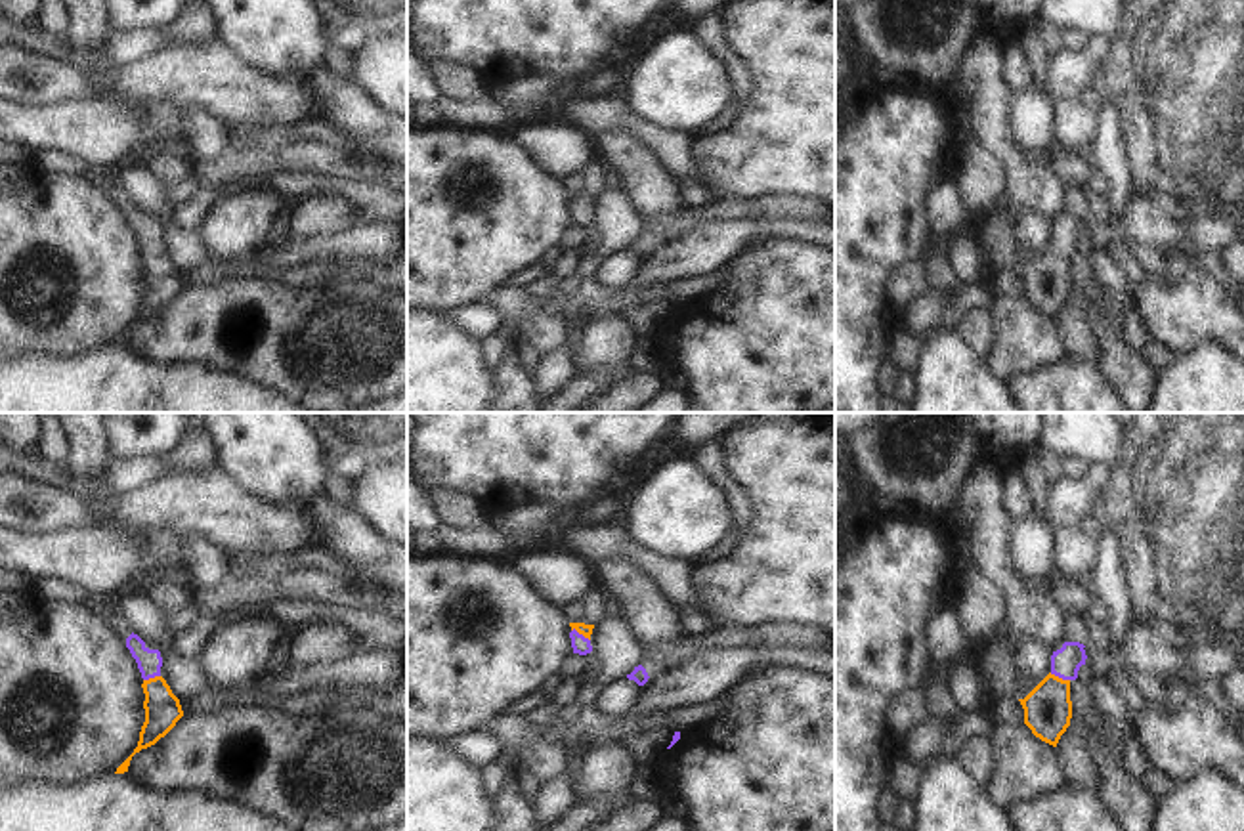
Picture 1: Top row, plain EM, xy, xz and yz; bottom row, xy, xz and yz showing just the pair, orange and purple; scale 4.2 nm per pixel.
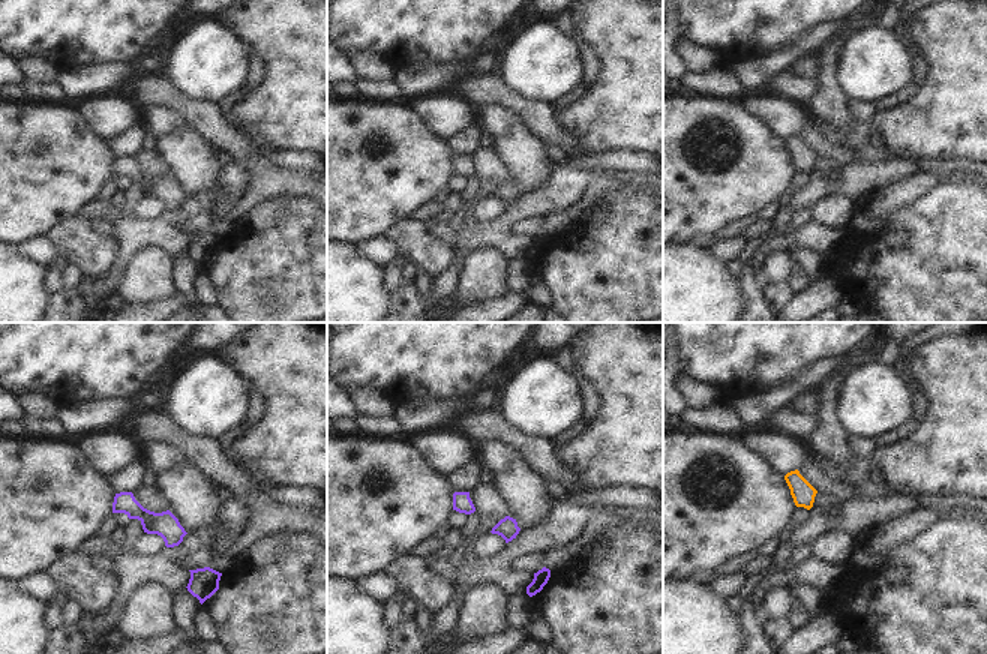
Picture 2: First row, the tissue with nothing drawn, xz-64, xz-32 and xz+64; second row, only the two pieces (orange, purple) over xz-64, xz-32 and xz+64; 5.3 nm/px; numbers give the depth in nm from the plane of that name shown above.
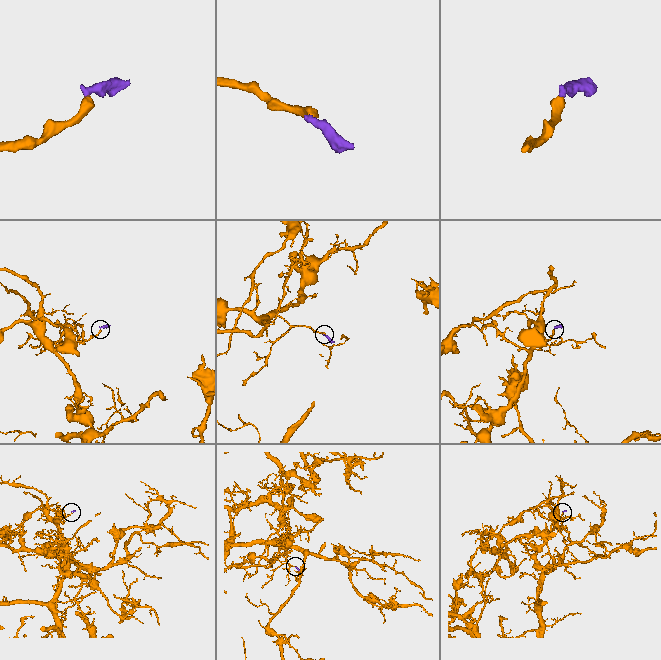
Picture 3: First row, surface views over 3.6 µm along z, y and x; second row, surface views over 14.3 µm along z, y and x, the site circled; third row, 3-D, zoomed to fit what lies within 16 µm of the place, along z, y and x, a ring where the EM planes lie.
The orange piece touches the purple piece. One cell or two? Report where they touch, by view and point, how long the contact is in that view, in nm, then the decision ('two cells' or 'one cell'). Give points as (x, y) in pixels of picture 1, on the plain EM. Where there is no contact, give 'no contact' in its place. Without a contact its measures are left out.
contact yz (1057, 249); length 90 nm; one cell

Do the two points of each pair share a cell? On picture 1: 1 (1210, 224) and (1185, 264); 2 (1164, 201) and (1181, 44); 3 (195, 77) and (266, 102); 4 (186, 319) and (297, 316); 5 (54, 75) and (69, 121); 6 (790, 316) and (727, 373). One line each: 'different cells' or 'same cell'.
1: same cell
2: different cells
3: same cell
4: same cell
5: different cells
6: same cell

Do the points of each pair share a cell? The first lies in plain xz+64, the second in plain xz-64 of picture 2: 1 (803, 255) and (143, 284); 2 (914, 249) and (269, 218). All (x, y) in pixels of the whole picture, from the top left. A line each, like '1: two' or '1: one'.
1: one
2: two

